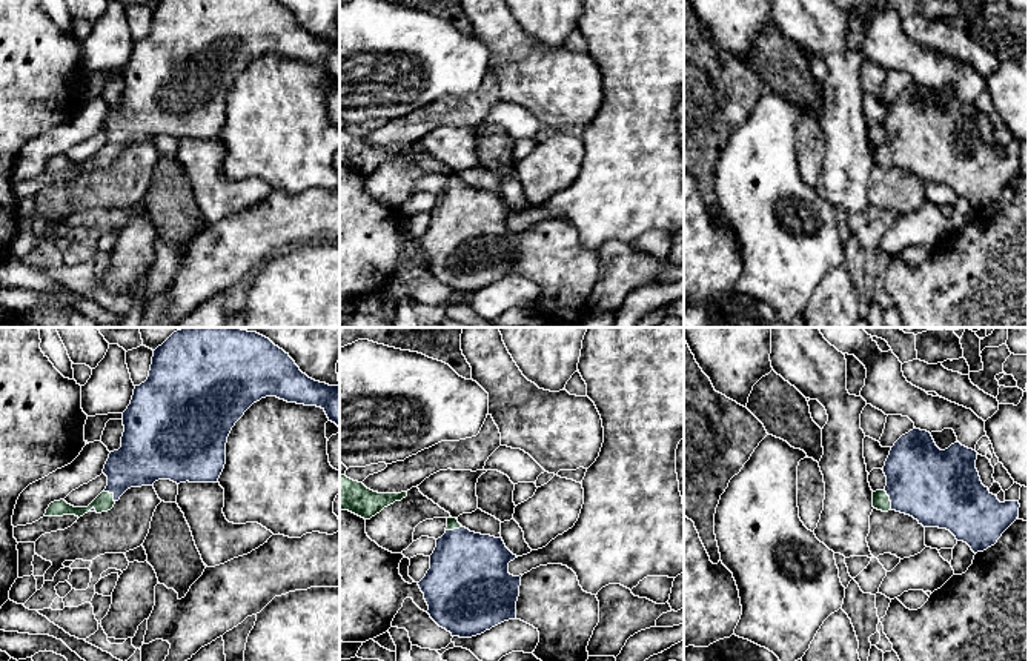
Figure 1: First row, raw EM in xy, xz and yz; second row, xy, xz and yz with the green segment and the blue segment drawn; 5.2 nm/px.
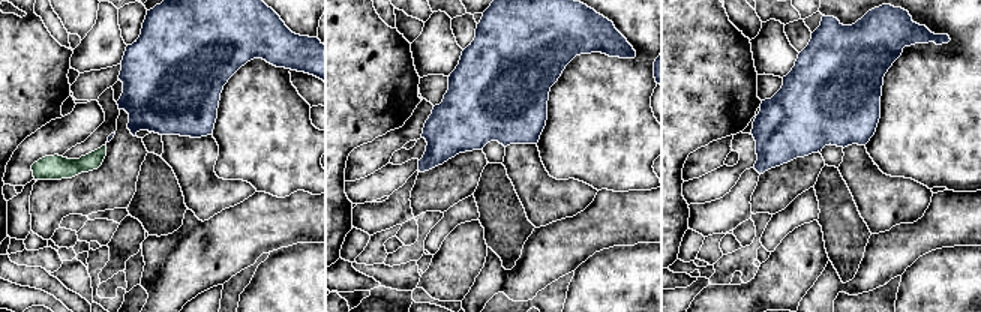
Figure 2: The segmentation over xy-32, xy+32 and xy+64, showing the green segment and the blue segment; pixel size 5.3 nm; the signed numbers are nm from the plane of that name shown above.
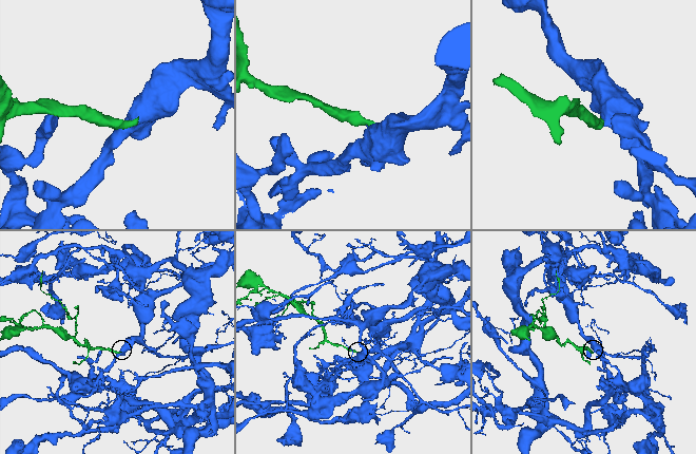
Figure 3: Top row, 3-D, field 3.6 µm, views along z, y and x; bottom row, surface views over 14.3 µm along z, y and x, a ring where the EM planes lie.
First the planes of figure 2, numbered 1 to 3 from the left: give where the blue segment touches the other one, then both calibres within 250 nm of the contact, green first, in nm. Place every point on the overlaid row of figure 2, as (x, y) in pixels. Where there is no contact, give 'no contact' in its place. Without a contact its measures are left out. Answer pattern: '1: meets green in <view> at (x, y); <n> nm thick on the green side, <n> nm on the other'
1: no contact
2: no contact
3: no contact

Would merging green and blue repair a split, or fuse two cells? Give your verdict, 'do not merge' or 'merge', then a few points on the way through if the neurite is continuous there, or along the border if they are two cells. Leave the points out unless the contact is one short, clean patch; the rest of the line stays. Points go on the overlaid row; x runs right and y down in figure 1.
merge; runs through yz (881, 501), (888, 500), (915, 486), (933, 486)

